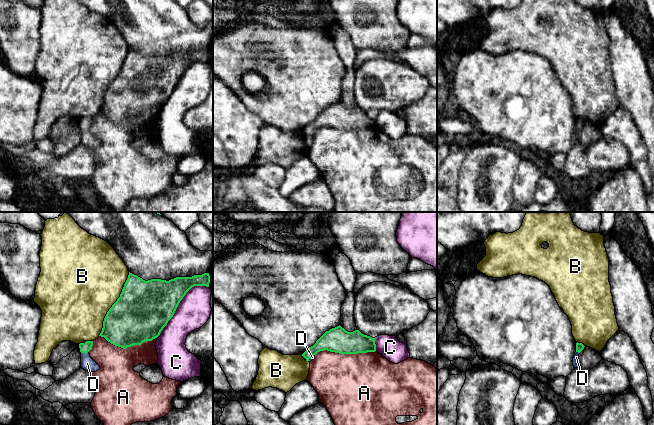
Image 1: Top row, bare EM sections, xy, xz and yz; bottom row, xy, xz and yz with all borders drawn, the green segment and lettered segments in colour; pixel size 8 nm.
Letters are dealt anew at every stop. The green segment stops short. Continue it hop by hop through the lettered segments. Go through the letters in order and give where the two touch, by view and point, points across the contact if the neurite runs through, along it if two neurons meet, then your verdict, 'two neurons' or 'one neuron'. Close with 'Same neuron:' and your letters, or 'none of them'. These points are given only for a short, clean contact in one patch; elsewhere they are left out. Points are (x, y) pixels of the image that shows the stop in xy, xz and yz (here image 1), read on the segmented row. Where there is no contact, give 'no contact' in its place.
A: contact xz (345, 353); two neurons
B: contact xy (113, 304); two neurons
C: contact xy (178, 304); two neurons
D: contact xy (81, 352); way xy (85, 347), (81, 352), (85, 356), (87, 363); one neuron
Same neuron: D

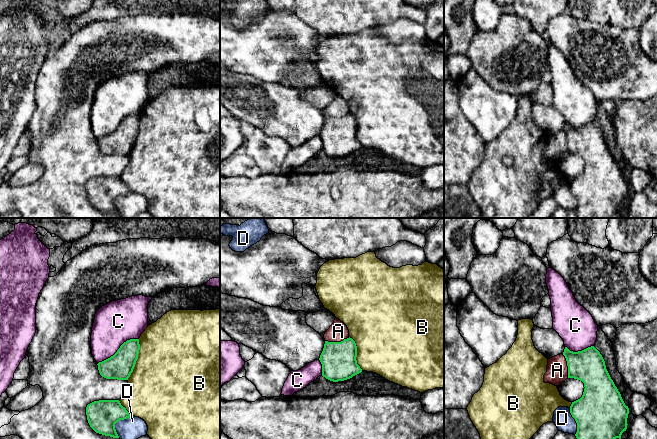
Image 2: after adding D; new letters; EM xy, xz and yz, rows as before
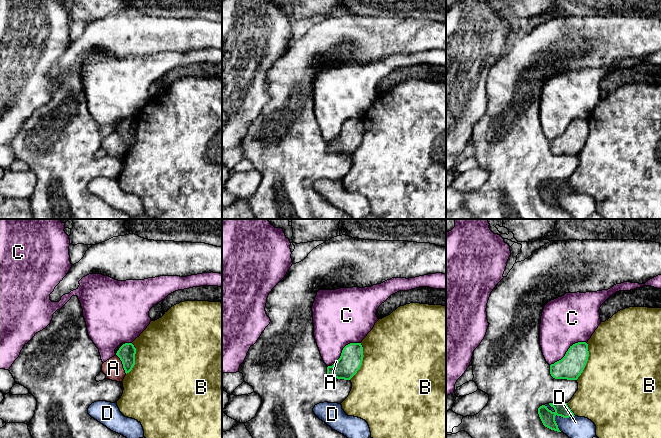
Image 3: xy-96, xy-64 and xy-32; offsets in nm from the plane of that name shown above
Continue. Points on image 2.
A: contact xz (337, 342); border xz (349, 337), (340, 341), (325, 341); two neurons
B: contact xy (136, 360); two neurons
C: contact xy (118, 349); two neurons
D: contact xy (116, 422); two neurons
Same neuron: none of them

